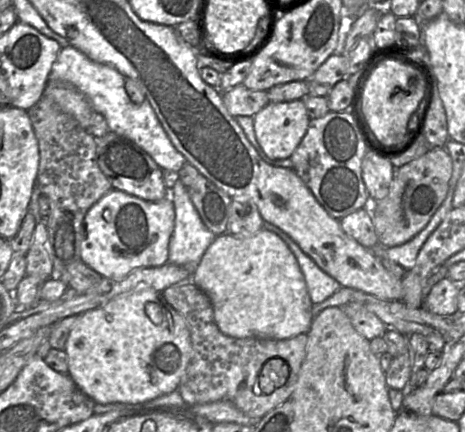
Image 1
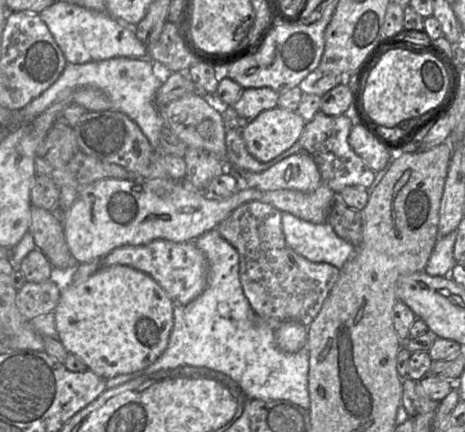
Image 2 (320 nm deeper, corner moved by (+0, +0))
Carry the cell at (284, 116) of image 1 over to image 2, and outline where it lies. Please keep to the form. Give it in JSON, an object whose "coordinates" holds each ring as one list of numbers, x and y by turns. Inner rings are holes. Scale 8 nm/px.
{"coordinates":[[276,106,261,112,241,134,248,152,260,162,269,162,299,140,305,124,297,111]]}

